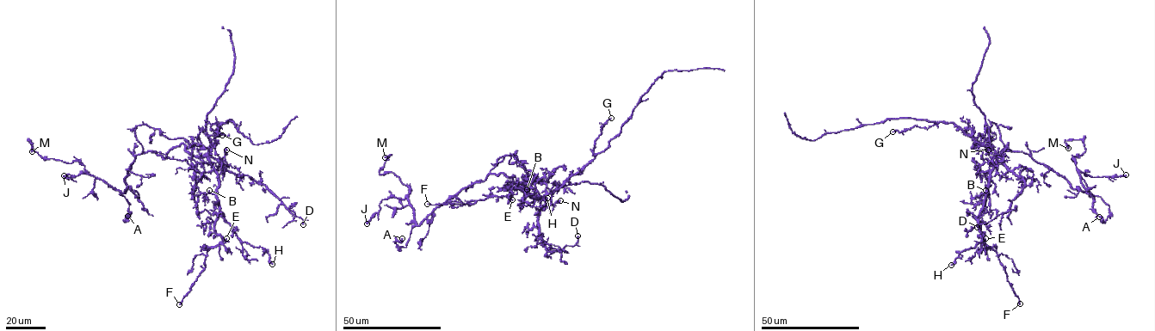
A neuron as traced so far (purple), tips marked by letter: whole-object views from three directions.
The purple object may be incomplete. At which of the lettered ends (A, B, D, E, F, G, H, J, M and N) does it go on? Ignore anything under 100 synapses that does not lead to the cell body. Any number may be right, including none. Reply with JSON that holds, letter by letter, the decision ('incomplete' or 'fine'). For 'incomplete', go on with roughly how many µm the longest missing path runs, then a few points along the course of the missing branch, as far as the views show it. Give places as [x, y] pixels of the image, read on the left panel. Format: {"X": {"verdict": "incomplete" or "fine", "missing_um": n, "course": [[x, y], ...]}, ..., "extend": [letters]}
{"A": {"verdict": "fine"}, "B": {"verdict": "fine"}, "D": {"verdict": "fine"}, "E": {"verdict": "fine"}, "F": {"verdict": "fine"}, "G": {"verdict": "fine"}, "H": {"verdict": "fine"}, "J": {"verdict": "fine"}, "M": {"verdict": "fine"}, "N": {"verdict": "fine"}, "extend": []}

